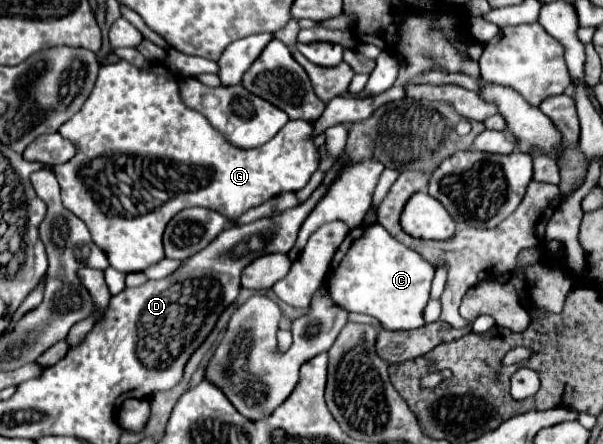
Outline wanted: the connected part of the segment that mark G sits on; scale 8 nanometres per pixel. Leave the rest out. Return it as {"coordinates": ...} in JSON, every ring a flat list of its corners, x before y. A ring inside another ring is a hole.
{"coordinates":[[127,60,103,64,89,100,59,130,77,146,77,156,73,160,53,168,61,184,63,206,85,220,95,244,109,256,109,264,125,274,141,272,165,258,161,236,179,210,201,204,201,208,214,208,234,223,233,220,245,211,260,206,269,198,303,188,321,160,313,144,311,122,305,120,289,120,275,138,259,148,243,150,229,144,201,112,181,102,179,80,175,72,163,64,149,64,147,68,137,68]]}

